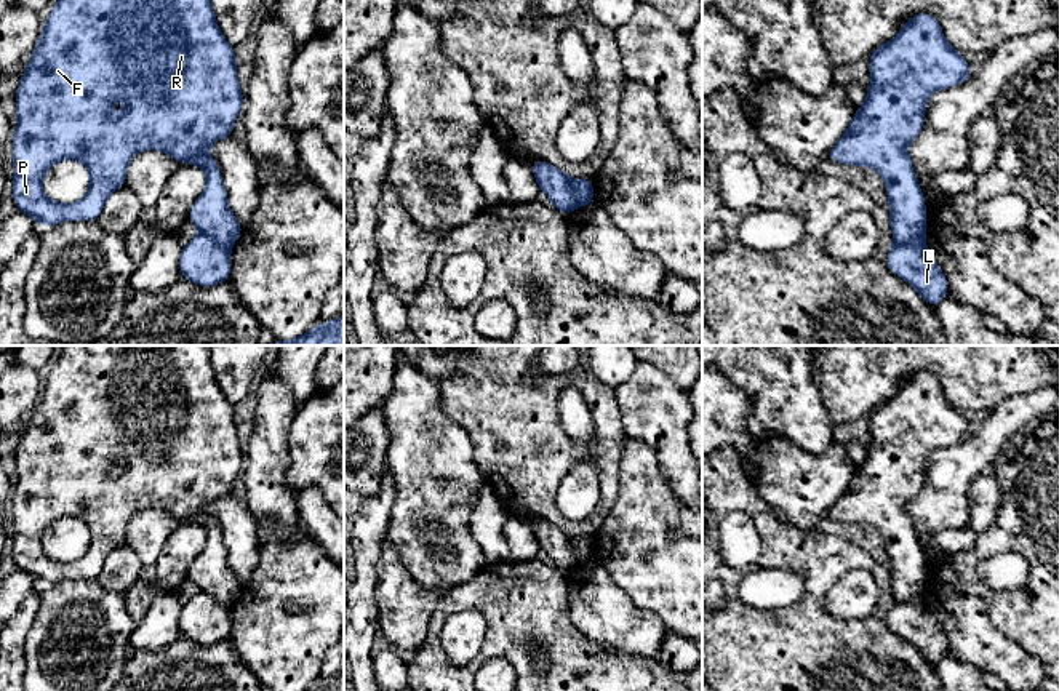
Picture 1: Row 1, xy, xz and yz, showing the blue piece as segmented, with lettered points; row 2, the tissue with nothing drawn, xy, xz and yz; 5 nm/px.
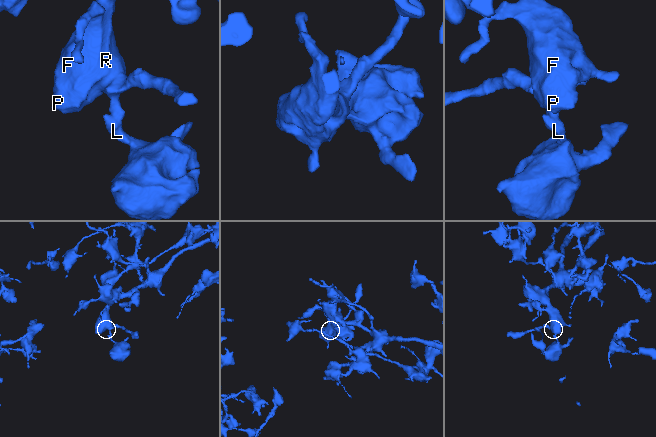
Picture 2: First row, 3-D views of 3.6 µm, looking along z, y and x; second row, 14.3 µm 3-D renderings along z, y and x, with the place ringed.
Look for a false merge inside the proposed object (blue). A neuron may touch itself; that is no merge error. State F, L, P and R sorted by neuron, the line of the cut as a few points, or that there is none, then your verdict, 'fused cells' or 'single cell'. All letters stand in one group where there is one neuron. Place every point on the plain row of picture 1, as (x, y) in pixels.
F P R / L | xy (200, 589), (229, 608) | fused cells

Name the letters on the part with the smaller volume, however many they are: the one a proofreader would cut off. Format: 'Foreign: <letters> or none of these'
Foreign: L

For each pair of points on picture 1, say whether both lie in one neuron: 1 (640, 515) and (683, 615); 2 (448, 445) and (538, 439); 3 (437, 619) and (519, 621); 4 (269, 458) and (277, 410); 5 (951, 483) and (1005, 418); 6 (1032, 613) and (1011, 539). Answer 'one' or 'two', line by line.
1: one
2: two
3: one
4: one
5: one
6: one

